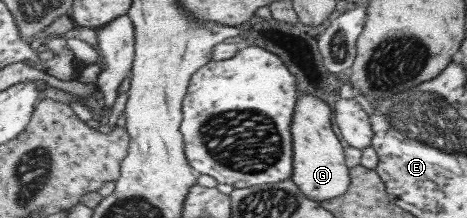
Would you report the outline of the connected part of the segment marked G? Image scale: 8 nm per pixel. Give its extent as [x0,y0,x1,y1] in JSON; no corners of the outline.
[289,91,350,202]

